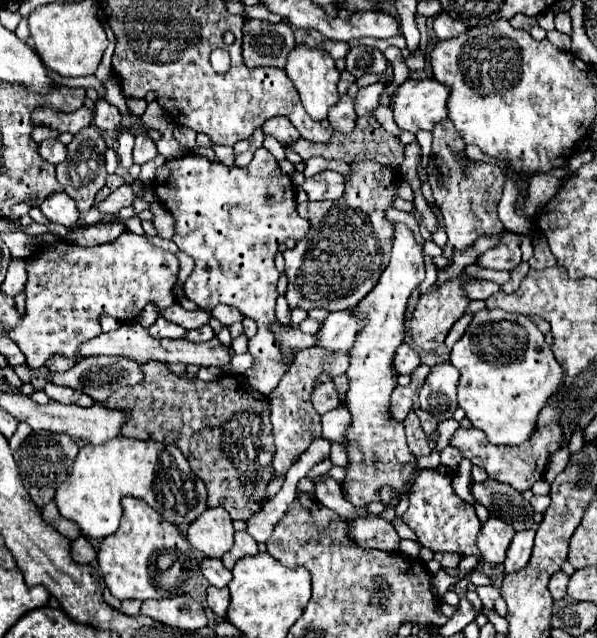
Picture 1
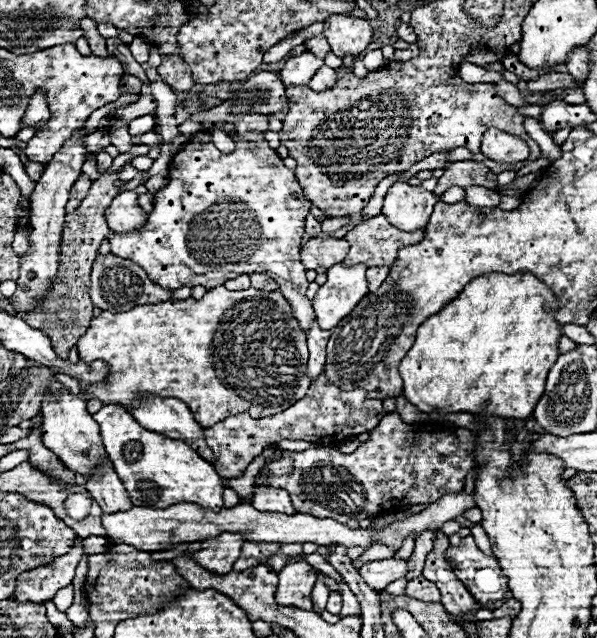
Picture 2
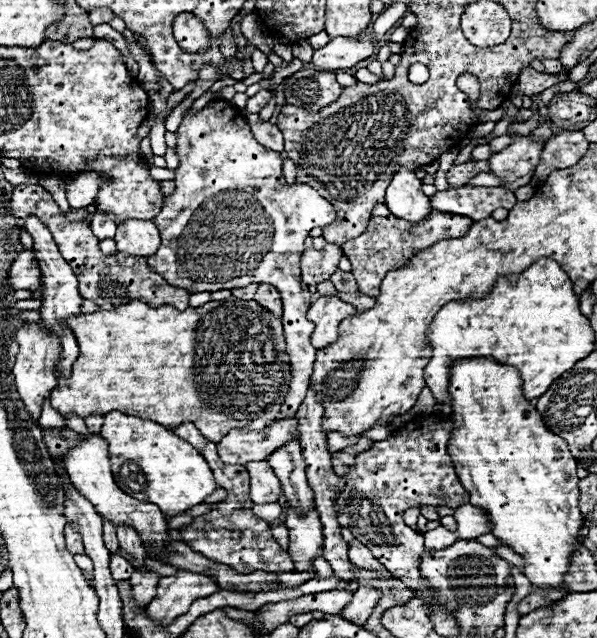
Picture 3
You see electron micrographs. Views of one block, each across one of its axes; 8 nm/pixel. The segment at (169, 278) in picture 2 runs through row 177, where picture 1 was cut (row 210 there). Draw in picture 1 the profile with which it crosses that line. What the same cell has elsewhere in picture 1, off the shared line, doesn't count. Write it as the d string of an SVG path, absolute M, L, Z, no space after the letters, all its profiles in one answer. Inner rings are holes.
M258 148L252 162L244 168L226 166L220 162L210 162L204 156L188 154L186 158L168 160L162 168L156 170L154 194L174 216L176 224L172 240L196 262L192 274L184 284L186 298L204 310L212 310L216 304L228 304L258 322L258 338L252 338L248 342L248 352L254 356L256 362L246 372L246 380L260 394L270 394L278 386L282 374L288 370L288 364L280 358L280 344L270 332L270 324L276 320L274 306L278 298L276 284L280 276L274 266L274 256L278 252L278 246L286 238L302 240L310 228L308 220L300 218L296 212L296 192L290 176L280 170L276 158L266 148Z

